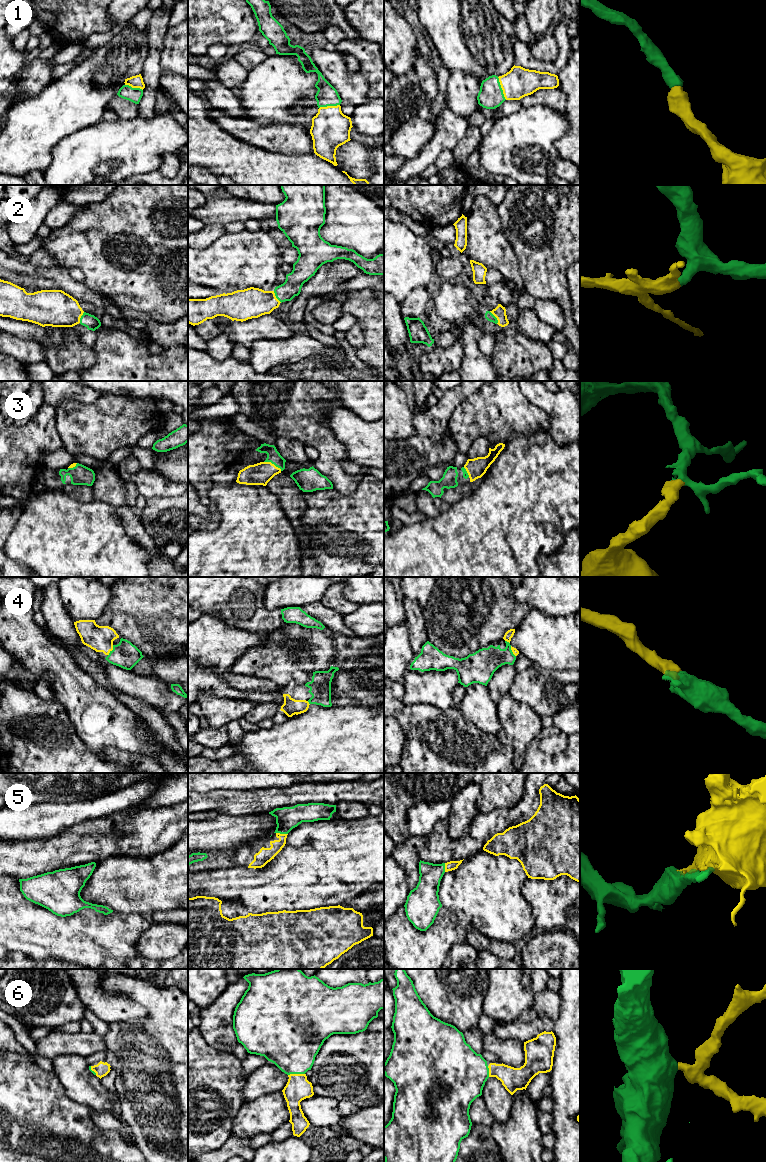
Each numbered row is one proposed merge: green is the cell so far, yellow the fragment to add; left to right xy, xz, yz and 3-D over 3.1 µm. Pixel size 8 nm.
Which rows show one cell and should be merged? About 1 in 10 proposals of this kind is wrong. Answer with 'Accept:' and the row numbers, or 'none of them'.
Accept: 1, 2, 3, 4, 5, 6

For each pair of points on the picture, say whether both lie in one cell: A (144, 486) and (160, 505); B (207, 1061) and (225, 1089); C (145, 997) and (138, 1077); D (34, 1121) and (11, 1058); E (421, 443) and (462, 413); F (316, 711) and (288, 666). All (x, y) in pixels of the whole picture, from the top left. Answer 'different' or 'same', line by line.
A: different
B: same
C: same
D: same
E: different
F: different

